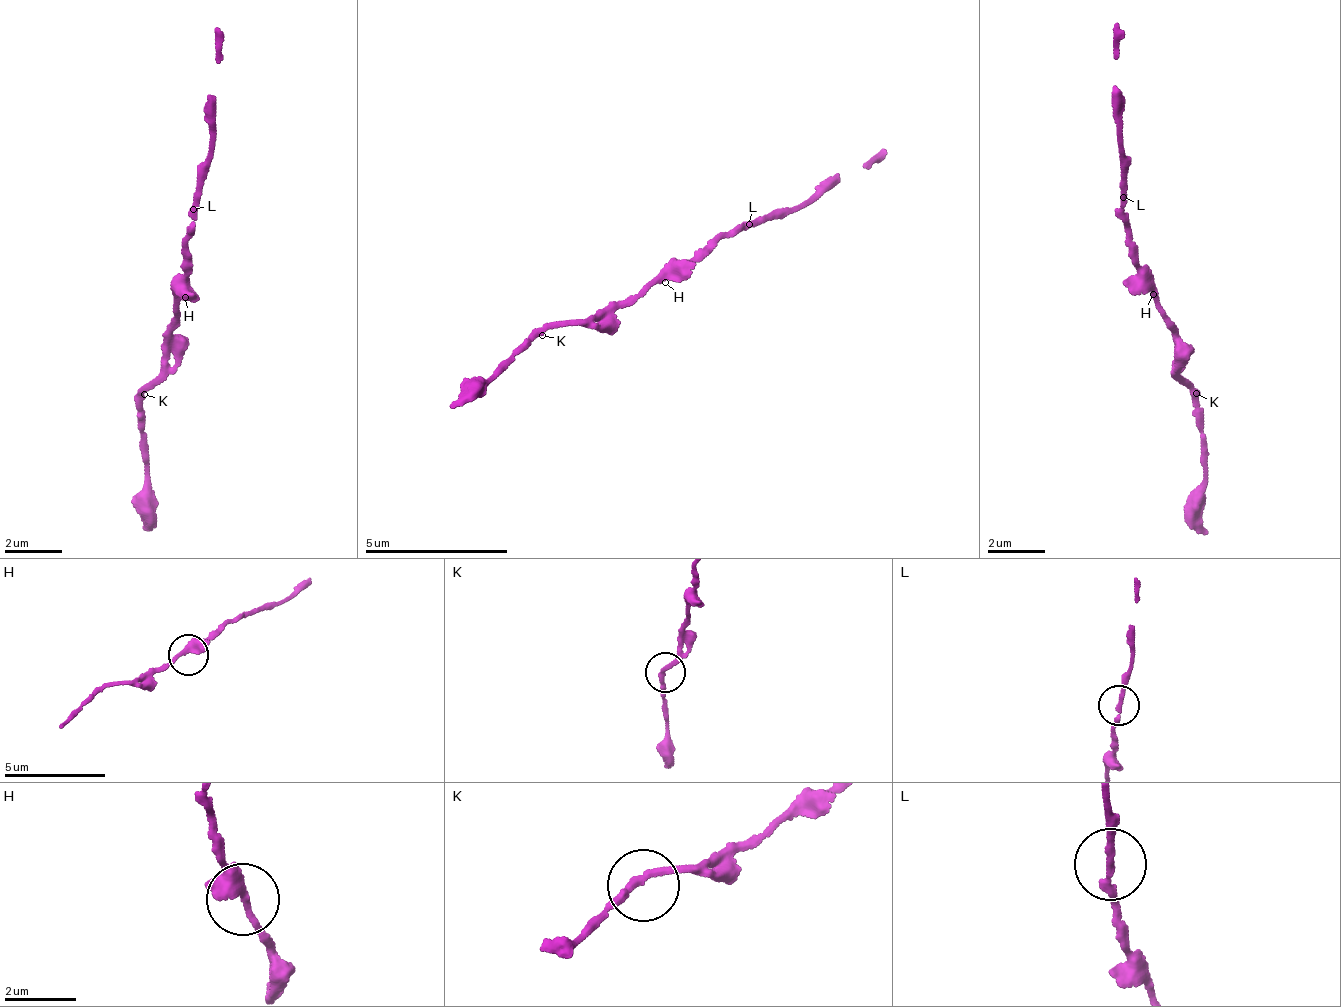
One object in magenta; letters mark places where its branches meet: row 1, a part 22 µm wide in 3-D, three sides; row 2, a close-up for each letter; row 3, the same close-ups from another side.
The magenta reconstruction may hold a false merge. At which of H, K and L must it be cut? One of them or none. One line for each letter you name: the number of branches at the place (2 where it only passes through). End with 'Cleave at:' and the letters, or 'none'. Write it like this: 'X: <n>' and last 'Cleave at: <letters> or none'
Cleave at: none

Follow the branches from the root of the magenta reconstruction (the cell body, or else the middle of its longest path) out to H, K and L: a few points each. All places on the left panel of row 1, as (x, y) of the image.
H: (175, 285), (175, 291), (185, 297)
K: (175, 285), (170, 338), (164, 342), (164, 380), (144, 394)
L: (175, 285), (175, 279), (183, 273), (185, 228), (191, 223), (191, 211)

